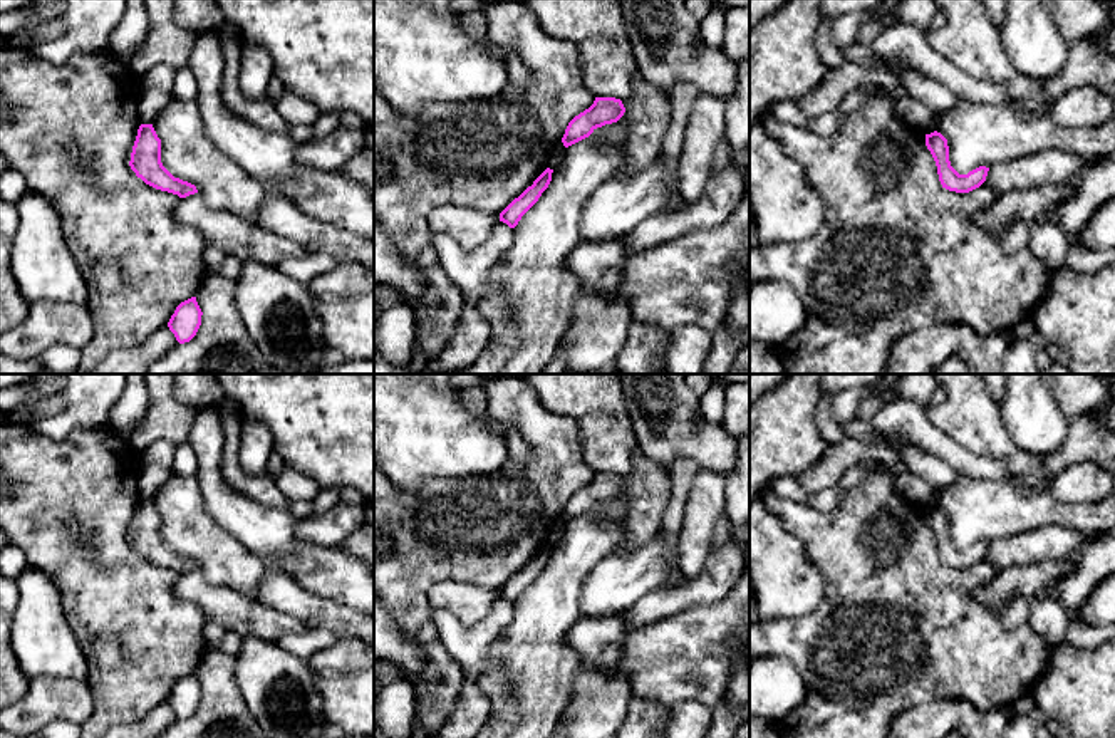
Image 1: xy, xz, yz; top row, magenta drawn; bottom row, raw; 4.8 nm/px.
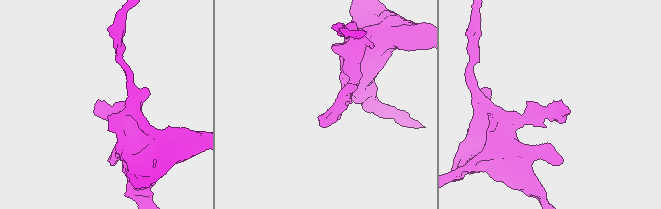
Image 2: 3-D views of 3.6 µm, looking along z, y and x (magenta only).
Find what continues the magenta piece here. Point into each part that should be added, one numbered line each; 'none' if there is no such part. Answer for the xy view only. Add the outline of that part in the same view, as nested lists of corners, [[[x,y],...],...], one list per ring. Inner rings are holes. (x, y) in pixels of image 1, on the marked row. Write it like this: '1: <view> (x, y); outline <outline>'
none

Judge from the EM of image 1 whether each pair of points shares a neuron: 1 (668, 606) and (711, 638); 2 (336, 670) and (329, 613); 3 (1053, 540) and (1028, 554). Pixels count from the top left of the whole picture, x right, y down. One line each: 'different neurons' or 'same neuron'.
1: different neurons
2: different neurons
3: same neuron

